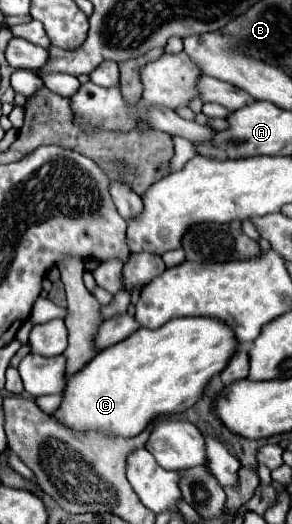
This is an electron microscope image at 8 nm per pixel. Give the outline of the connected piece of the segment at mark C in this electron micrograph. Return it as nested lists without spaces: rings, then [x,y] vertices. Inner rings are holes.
[[[179,317],[159,329],[141,327],[121,343],[107,347],[91,359],[91,365],[87,365],[71,385],[67,385],[67,393],[63,395],[63,403],[55,411],[55,417],[79,431],[103,429],[119,437],[135,437],[157,415],[181,413],[193,407],[203,397],[209,381],[227,367],[237,349],[239,341],[235,339],[233,329],[213,317]]]

